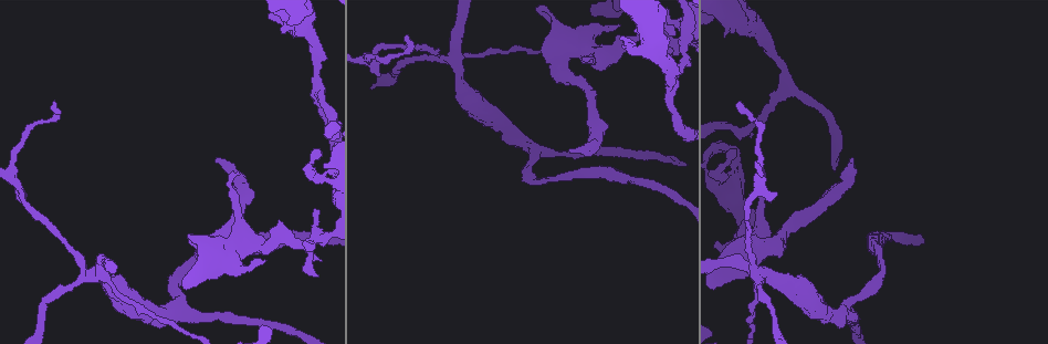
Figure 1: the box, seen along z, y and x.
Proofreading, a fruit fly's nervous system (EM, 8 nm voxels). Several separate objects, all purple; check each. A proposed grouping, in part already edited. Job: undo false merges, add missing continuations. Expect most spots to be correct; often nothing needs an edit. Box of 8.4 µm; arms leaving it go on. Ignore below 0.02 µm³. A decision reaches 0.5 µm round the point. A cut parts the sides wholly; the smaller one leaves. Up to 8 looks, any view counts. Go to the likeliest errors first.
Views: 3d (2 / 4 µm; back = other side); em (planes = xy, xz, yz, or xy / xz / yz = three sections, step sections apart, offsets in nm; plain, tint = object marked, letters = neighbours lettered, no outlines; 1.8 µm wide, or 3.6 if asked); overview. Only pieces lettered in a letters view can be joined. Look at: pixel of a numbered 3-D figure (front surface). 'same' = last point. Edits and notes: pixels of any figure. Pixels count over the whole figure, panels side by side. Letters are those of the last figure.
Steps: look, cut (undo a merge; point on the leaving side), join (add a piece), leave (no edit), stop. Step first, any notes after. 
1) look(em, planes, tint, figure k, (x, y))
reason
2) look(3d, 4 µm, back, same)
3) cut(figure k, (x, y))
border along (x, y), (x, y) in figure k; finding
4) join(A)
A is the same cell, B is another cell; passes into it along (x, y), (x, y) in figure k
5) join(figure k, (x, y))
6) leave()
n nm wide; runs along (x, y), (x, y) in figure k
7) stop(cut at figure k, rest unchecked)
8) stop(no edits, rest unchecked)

look(em, planes, tint, figure 1, (452, 61))
small branch off a trunk

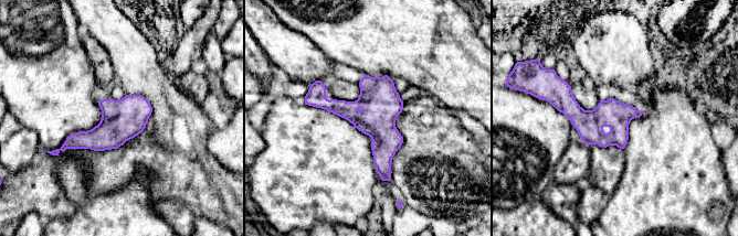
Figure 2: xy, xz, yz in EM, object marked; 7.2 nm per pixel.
look(em, planes, letters, same)

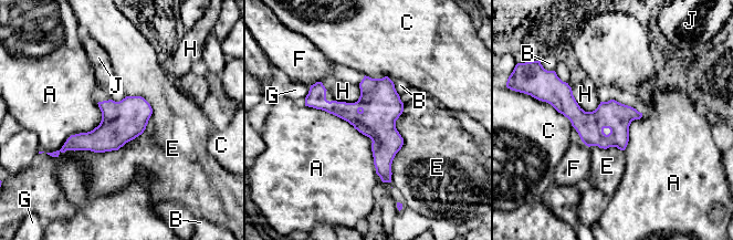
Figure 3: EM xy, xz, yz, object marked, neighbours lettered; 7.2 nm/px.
leave()
A, B, C, E, F, G, H and J are other cells; border along (305, 105), (366, 135), (377, 174) in figure 3; all the same neuron

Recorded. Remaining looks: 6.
look(em, xy, step 8, letters, figure 1, (216, 163))
branch stops here

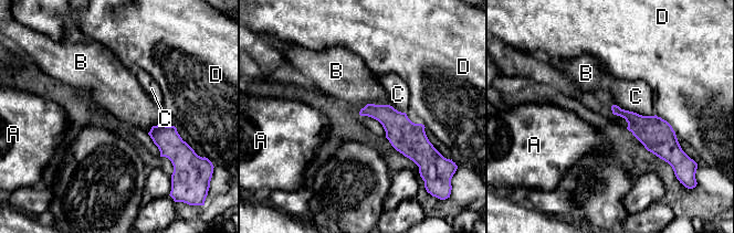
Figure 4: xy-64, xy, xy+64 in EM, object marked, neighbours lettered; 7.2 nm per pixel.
look(em, planes, letters, same)
cut it another way

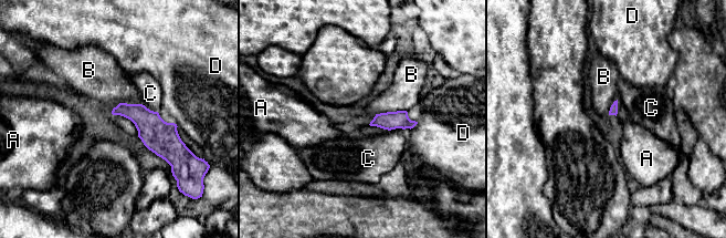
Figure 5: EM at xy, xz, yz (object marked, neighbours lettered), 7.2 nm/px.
leave()
A, B, C and D are other cells; no lettered piece goes on from it

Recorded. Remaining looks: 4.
look(em, yz, step 8, letters, figure 1, (619, 25))
an open end

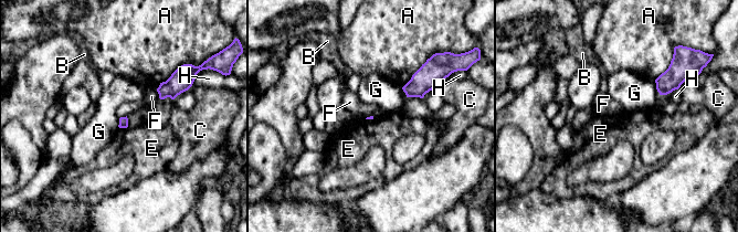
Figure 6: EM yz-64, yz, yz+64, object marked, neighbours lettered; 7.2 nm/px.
leave()
A, B, C, E, F, G and H are other cells; border along (156, 90), (160, 98) in figure 6; no lettered piece goes on from it

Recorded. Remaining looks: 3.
look(em, planes, letters, figure 1, (239, 173))

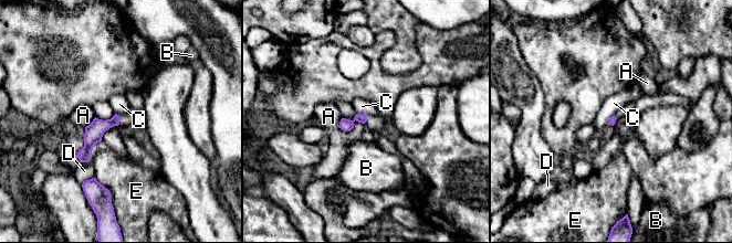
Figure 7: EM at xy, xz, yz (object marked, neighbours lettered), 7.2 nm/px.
leave()
A, B, C, D and E are other cells; border along (357, 113), (366, 116) in figure 7; no lettered piece goes on from it

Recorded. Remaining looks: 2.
stop(no edits, rest unchecked)

